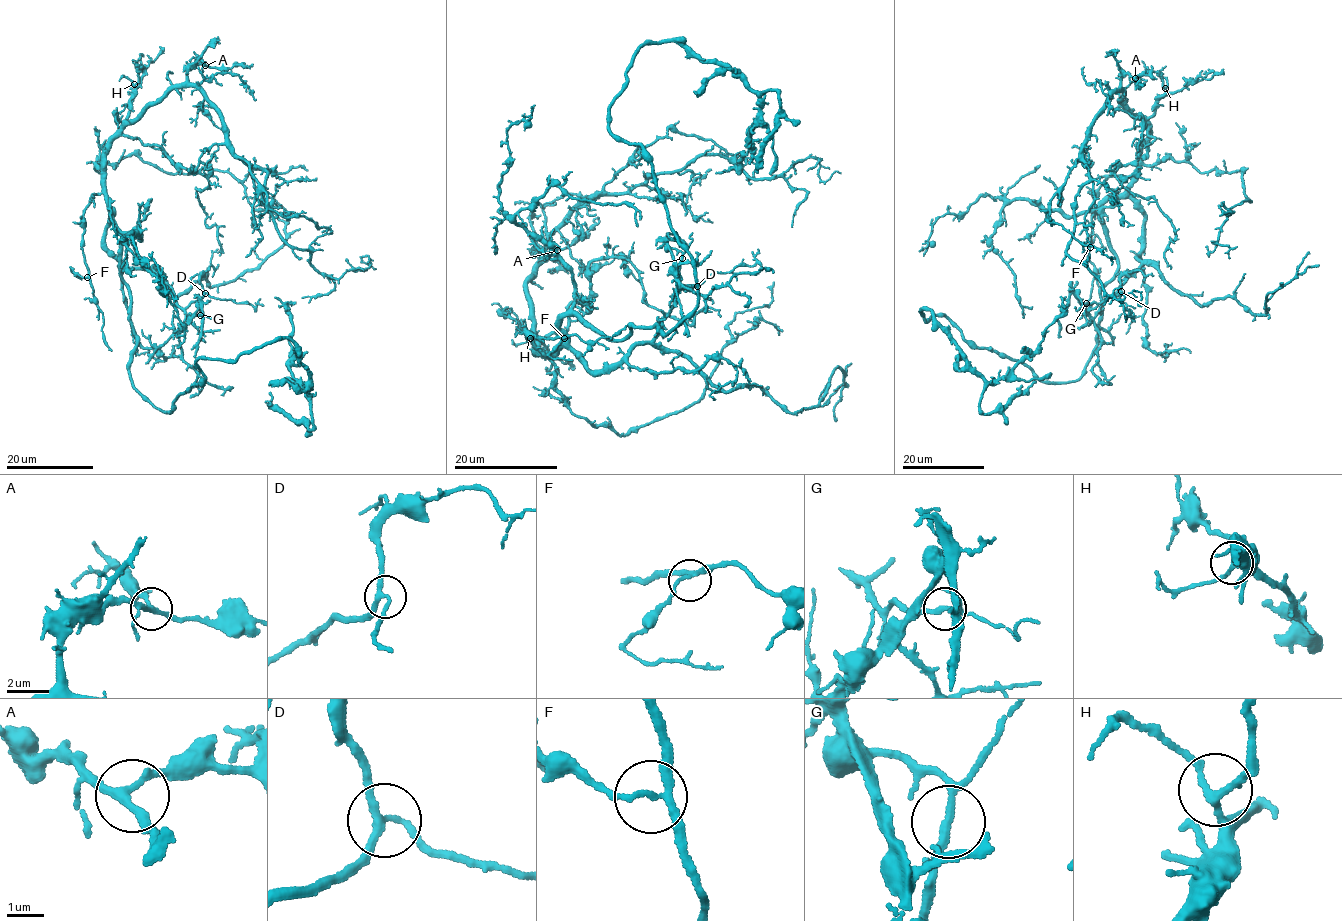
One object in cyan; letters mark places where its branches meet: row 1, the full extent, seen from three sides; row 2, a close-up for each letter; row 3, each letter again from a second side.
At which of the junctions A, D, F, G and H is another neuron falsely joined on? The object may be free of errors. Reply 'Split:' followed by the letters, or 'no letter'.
Split: G

